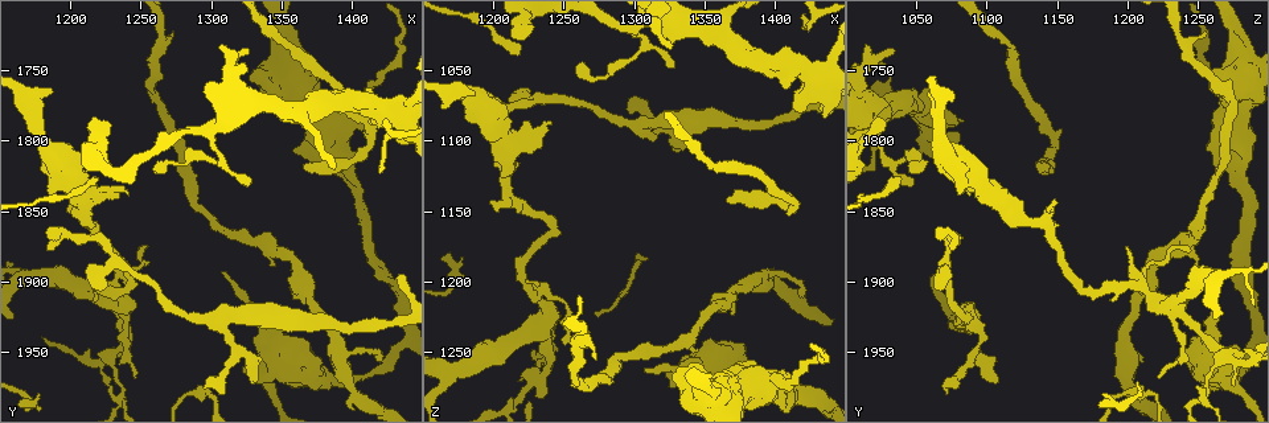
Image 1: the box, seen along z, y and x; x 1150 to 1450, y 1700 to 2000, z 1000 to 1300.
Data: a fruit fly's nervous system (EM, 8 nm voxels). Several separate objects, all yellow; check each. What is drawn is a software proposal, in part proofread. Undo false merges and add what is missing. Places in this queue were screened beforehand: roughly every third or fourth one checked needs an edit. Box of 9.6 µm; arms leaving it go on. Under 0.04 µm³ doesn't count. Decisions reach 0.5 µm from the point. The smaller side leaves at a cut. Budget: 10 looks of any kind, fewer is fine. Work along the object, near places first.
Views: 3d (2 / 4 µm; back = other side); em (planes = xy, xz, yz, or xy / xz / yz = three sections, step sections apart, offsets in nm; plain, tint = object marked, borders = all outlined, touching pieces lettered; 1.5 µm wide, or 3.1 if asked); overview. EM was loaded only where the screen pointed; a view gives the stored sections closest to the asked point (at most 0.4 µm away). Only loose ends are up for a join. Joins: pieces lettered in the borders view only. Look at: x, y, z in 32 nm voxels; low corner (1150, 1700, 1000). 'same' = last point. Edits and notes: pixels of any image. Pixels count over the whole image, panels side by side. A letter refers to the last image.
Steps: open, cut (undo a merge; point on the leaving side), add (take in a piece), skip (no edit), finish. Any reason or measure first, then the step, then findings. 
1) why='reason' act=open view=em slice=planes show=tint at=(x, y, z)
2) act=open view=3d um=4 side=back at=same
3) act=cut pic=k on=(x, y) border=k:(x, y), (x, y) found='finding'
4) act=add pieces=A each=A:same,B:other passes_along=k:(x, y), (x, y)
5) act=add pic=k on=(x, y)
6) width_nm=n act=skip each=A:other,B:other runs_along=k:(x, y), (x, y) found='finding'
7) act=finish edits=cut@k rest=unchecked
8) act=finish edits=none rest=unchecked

why='branch stops here' act=open view=em slice=yz step=8 show=borders at=(1330, 1970, 1110)

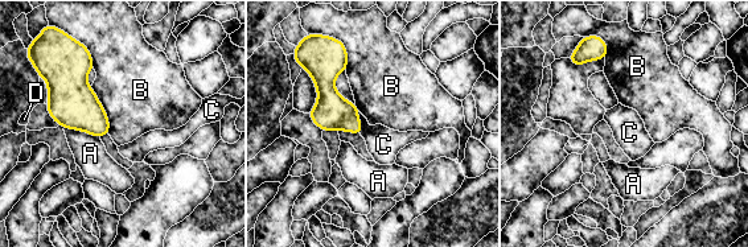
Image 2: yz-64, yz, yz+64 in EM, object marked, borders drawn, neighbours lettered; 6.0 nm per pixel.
act=open view=em slice=xz step=4 show=borders at=same

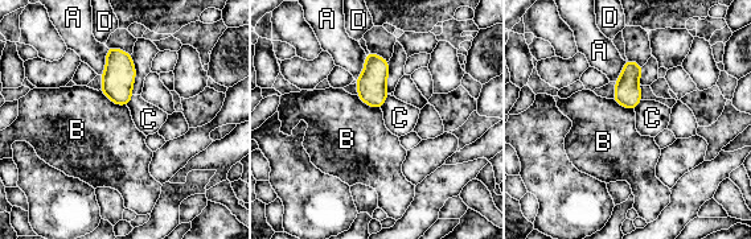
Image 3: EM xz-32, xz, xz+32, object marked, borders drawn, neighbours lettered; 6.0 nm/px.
act=skip each=A:other,B:other,C:other,D:other found='no lettered piece goes on from it'

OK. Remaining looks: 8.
why='an open end' act=open view=em slice=planes show=borders at=(1342, 1888, 1248)

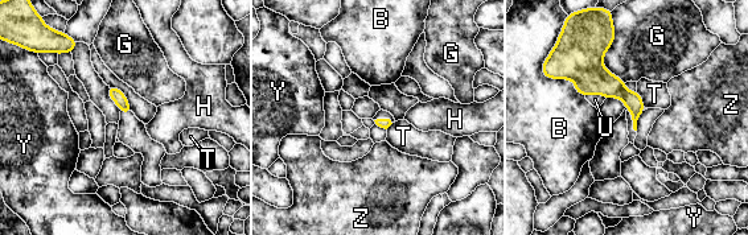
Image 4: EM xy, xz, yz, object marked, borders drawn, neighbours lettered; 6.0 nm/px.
act=skip each=B:other,G:other,H:other,T:other,U:other,Y:other,Z:other border=4:(637, 90), (644, 106) found='none of them fits'

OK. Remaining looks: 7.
why='sharp bend' act=open view=em slice=planes show=tint at=(1230, 1952, 1268)

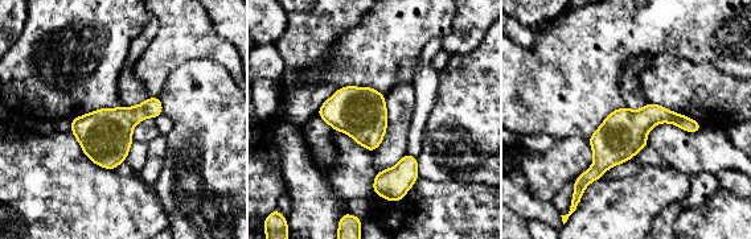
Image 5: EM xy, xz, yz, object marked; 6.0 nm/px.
act=open view=em slice=planes show=borders at=same

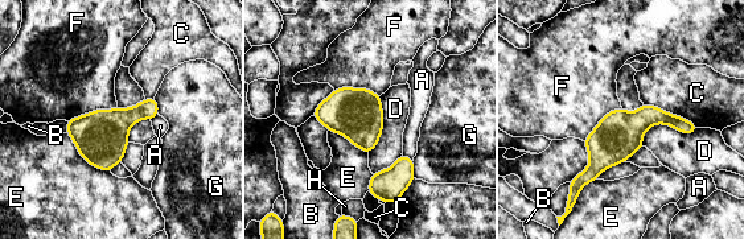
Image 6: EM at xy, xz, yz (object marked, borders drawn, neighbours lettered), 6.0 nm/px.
longest_contact=C:360nm act=skip each=A:other,B:other,C:other,D:other,E:other,F:other,G:other,H:other found='one cell here'

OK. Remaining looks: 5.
why='an open end' act=open view=3d um=4 at=(1368, 1820, 1142)

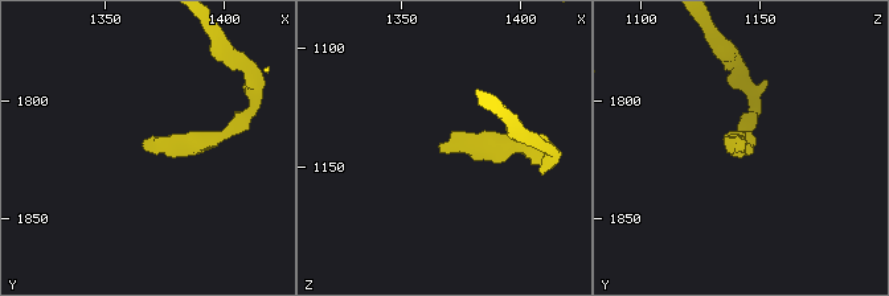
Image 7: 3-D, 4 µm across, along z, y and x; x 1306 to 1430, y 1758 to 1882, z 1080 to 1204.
act=open view=em slice=planes show=borders at=(1368, 1818, 1143)

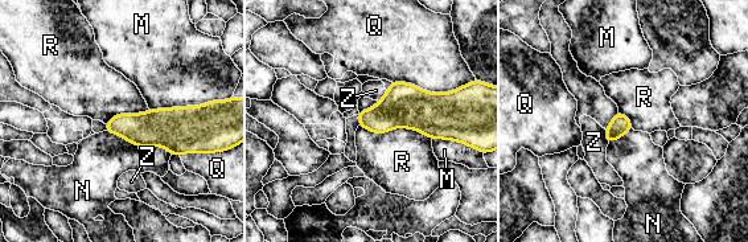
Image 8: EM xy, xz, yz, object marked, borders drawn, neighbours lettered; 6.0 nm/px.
act=add pieces=N each=M:other,N:same,Q:other,R:other,Z:other passes_along=8:(161, 127), (122, 136), (101, 159) found='the cell continues'

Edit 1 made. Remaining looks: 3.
act=finish edits=add@8 rest=unchecked

